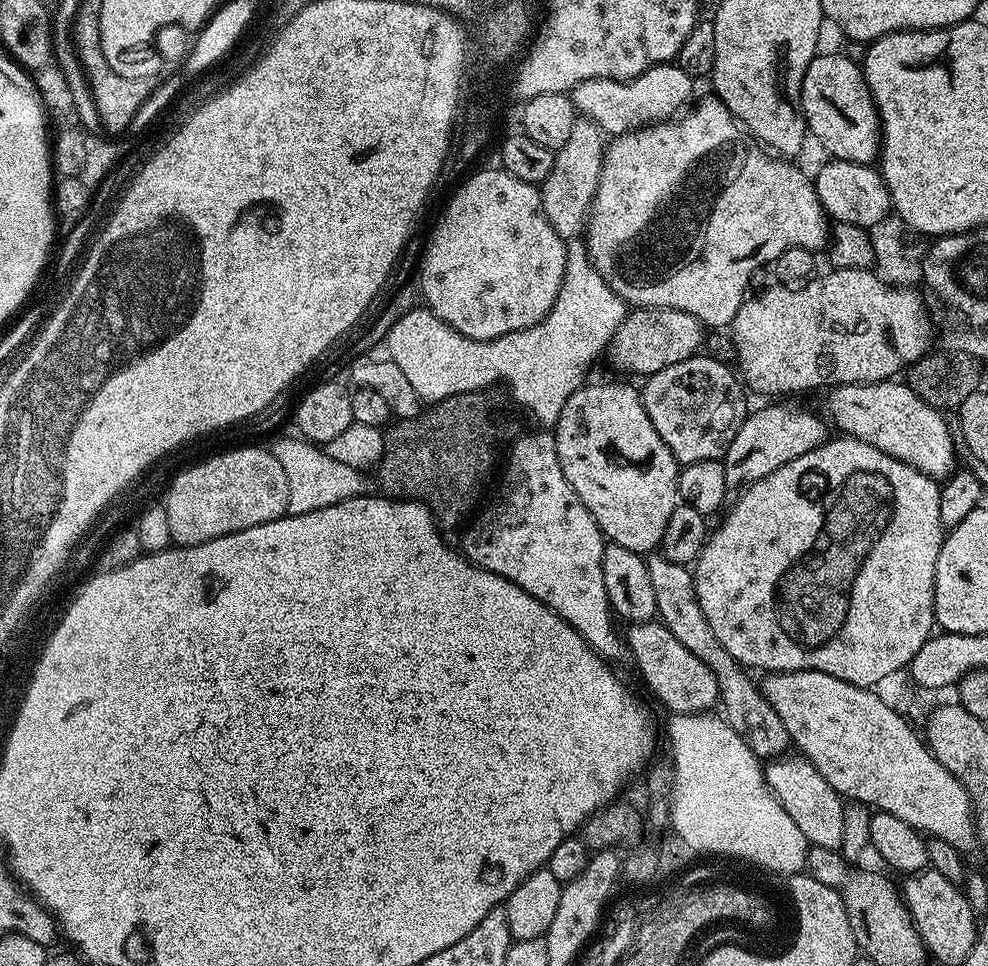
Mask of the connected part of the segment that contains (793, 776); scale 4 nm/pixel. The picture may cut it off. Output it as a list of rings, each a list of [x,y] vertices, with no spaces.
[[[788,754],[783,758],[773,759],[769,763],[772,765],[764,768],[764,780],[786,810],[786,814],[794,818],[798,830],[802,830],[809,845],[839,849],[844,842],[845,801],[839,792],[833,790],[830,782],[826,782],[822,774],[818,774],[818,770],[810,761],[796,756]]]

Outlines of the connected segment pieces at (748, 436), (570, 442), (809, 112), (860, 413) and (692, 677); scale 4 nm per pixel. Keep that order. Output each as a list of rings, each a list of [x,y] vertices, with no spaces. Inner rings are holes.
[[[772,402],[769,408],[749,411],[741,429],[726,450],[722,463],[726,470],[726,486],[729,493],[739,494],[754,482],[774,474],[778,466],[827,444],[830,439],[829,425],[823,415],[803,412],[800,408],[787,408],[784,402]],[[828,427],[828,428],[827,428]]]
[[[590,384],[581,386],[566,402],[566,406],[562,406],[562,414],[558,418],[554,429],[556,453],[558,454],[558,462],[562,466],[562,474],[566,478],[566,482],[570,482],[570,486],[576,491],[578,498],[586,506],[586,510],[590,510],[590,514],[598,522],[600,531],[611,543],[626,546],[626,550],[634,550],[641,554],[651,553],[653,550],[660,548],[660,539],[666,534],[666,522],[670,522],[670,514],[674,514],[676,509],[680,490],[681,465],[677,463],[670,447],[666,446],[662,438],[658,436],[658,431],[655,430],[644,409],[641,393],[636,388],[634,390],[628,384]]]
[[[843,51],[818,54],[804,71],[800,83],[800,102],[798,105],[807,131],[825,148],[829,157],[837,160],[849,160],[859,164],[871,165],[880,155],[880,116],[876,112],[876,103],[864,81],[863,67],[857,61],[845,55]]]
[[[895,379],[879,380],[877,384],[842,384],[831,389],[828,396],[828,412],[826,416],[833,425],[841,428],[845,437],[861,440],[886,454],[893,456],[904,464],[917,468],[932,480],[943,482],[952,475],[956,464],[956,448],[952,445],[954,432],[948,429],[943,420],[941,409],[932,408],[925,400],[918,398],[918,394],[907,383],[896,384]]]
[[[659,619],[647,620],[641,624],[628,624],[626,630],[627,649],[636,658],[649,690],[669,708],[669,713],[708,712],[717,707],[720,699],[719,682],[711,665],[678,642],[664,623]]]

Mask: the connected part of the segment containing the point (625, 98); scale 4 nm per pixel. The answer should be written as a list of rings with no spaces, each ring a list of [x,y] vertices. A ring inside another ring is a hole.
[[[675,63],[659,64],[647,68],[632,80],[594,78],[573,88],[572,105],[581,117],[592,120],[600,131],[615,138],[625,132],[634,132],[653,124],[667,122],[681,111],[680,107],[692,96],[693,77],[683,72]]]

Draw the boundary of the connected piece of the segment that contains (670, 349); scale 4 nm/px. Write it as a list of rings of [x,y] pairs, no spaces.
[[[638,308],[629,311],[618,330],[613,334],[612,340],[608,343],[607,355],[612,355],[612,360],[620,368],[629,368],[632,372],[637,372],[640,378],[647,378],[654,375],[663,367],[671,366],[683,359],[697,355],[701,351],[700,343],[704,340],[705,329],[698,318],[673,308]]]

